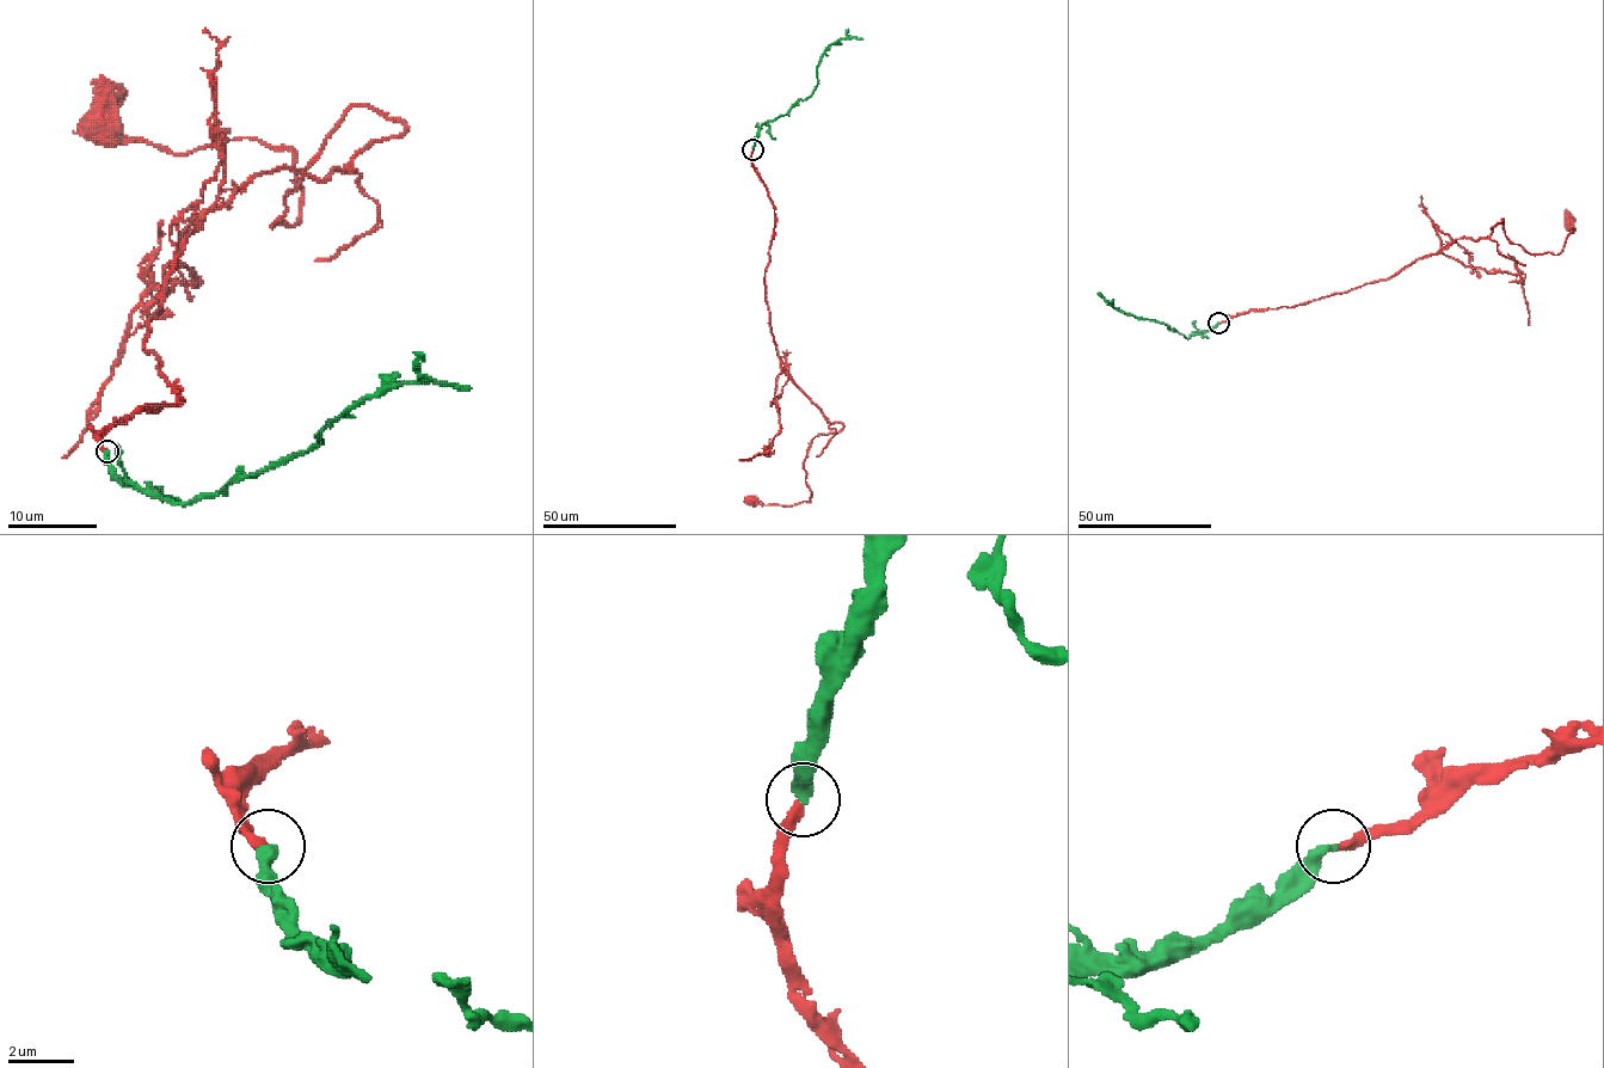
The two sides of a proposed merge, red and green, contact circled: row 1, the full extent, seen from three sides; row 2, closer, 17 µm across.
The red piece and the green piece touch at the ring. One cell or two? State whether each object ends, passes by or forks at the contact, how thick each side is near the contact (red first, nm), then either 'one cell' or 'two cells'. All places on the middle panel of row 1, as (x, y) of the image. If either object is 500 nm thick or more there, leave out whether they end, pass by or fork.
red ends | green ends | 300/400 nm | one cell

